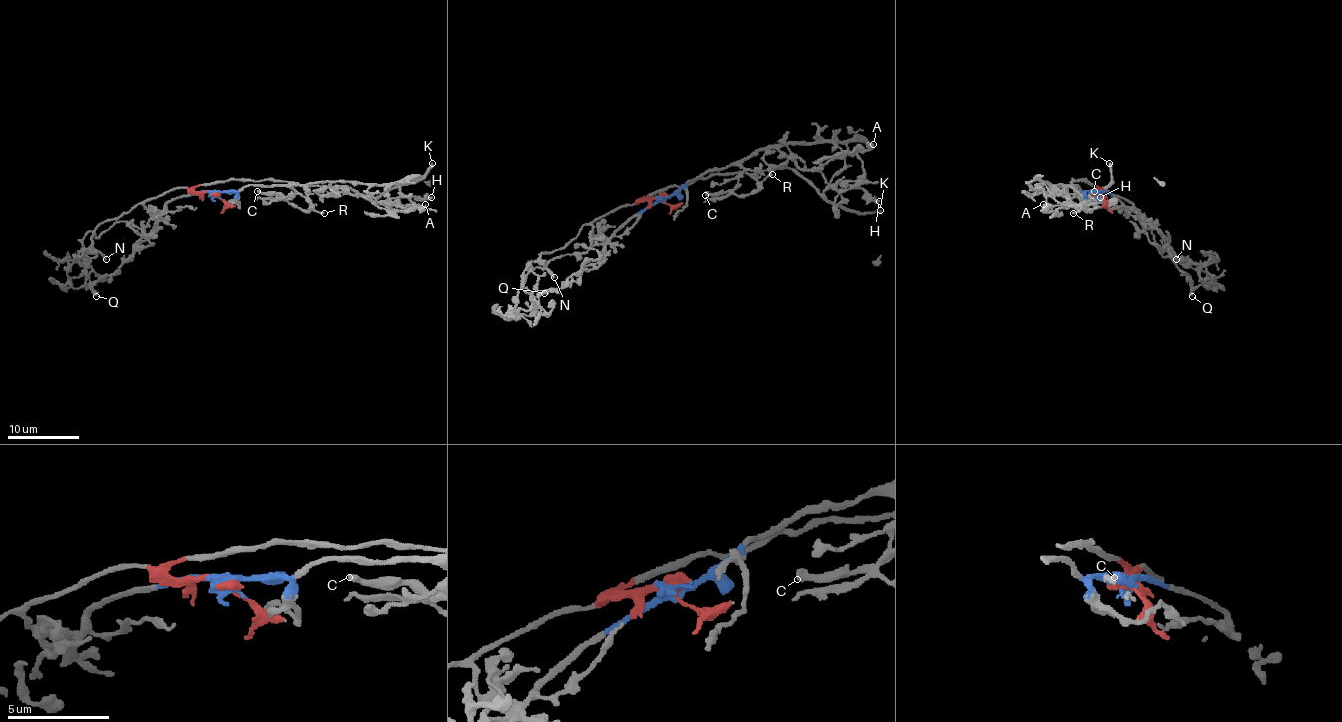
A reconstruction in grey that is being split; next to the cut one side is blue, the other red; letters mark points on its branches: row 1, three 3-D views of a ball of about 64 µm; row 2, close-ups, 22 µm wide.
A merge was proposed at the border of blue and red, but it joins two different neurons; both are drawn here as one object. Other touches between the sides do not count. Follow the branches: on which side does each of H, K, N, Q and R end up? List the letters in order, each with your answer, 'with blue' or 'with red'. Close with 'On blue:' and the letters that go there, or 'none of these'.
H: with red
K: with red
N: with red
Q: with blue
R: with red
On blue: Q

